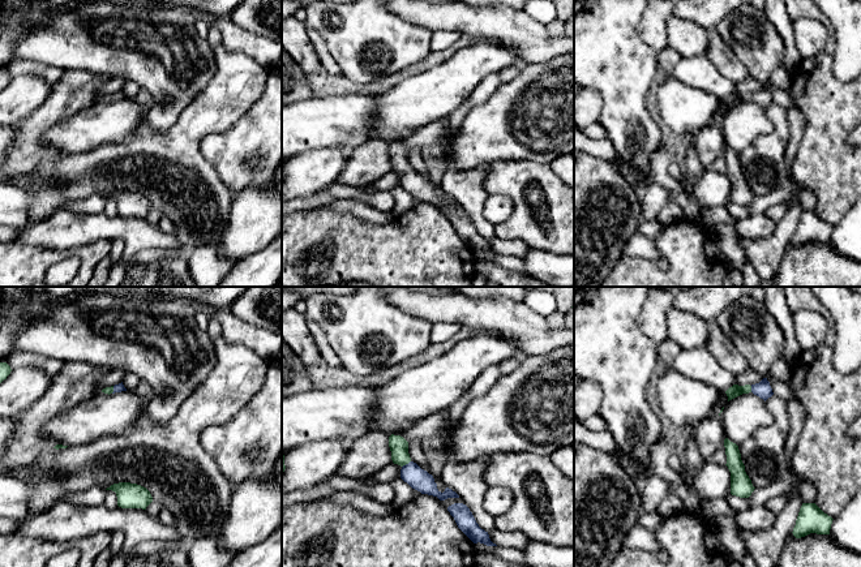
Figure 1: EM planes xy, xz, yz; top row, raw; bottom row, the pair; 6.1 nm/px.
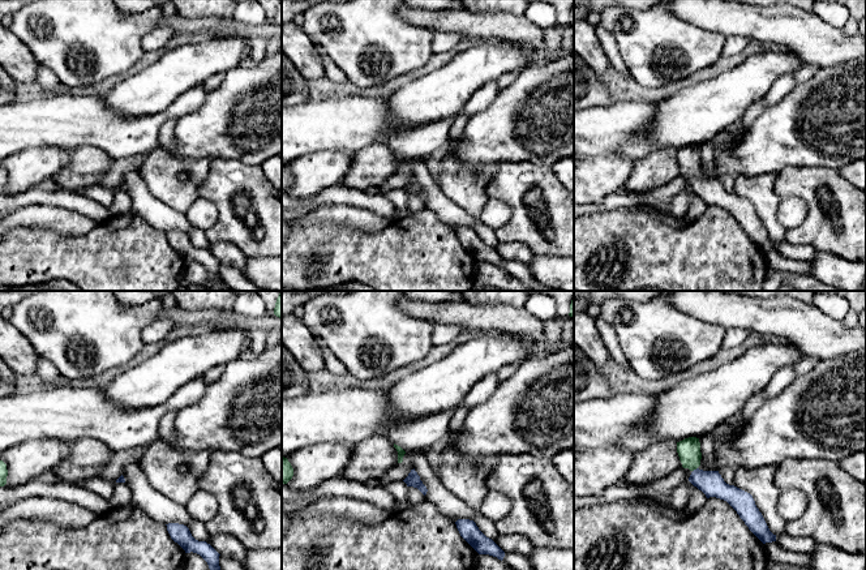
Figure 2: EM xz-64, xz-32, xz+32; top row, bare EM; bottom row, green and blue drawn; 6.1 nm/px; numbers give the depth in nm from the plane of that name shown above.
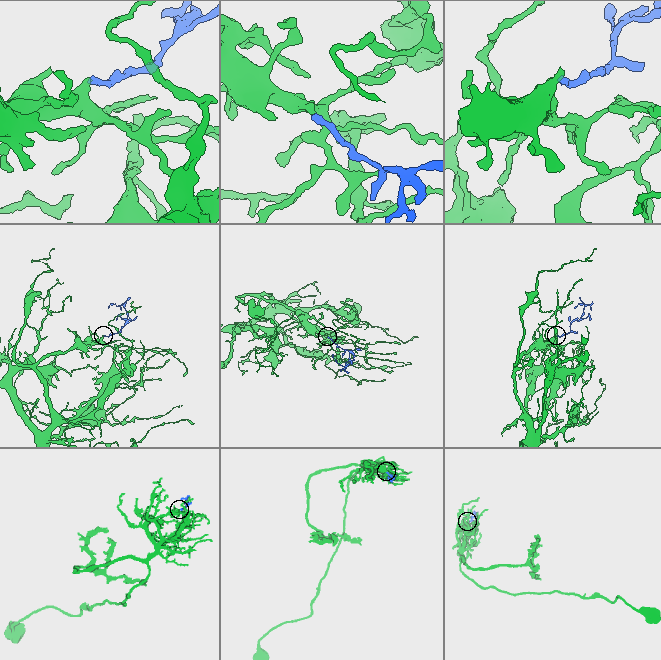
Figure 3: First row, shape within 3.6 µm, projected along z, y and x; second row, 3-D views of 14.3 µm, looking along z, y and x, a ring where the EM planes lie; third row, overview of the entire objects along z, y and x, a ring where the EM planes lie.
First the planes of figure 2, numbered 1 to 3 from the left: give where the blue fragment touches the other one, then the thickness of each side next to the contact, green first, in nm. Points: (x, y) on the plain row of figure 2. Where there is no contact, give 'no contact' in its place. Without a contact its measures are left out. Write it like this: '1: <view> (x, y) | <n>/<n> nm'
1: no contact
2: no contact
3: xz+32 (694, 176) | 140/150 nm

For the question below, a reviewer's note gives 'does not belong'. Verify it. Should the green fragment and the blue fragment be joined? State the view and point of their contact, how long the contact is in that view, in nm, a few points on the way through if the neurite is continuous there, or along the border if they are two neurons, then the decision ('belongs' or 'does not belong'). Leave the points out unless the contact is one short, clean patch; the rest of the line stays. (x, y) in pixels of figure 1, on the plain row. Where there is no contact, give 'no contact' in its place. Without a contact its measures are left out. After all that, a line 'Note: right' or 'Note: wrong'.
xz (406, 171) | 70 nm | across xz (398, 153), (399, 163), (406, 171), (418, 187) | belongs
Note: wrong

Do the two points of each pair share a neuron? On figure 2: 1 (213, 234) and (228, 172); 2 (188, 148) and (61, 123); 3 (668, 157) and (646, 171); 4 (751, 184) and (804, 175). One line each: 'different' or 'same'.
1: same
2: different
3: same
4: different

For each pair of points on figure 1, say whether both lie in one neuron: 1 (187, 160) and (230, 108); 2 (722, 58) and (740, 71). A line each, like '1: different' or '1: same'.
1: same
2: same

